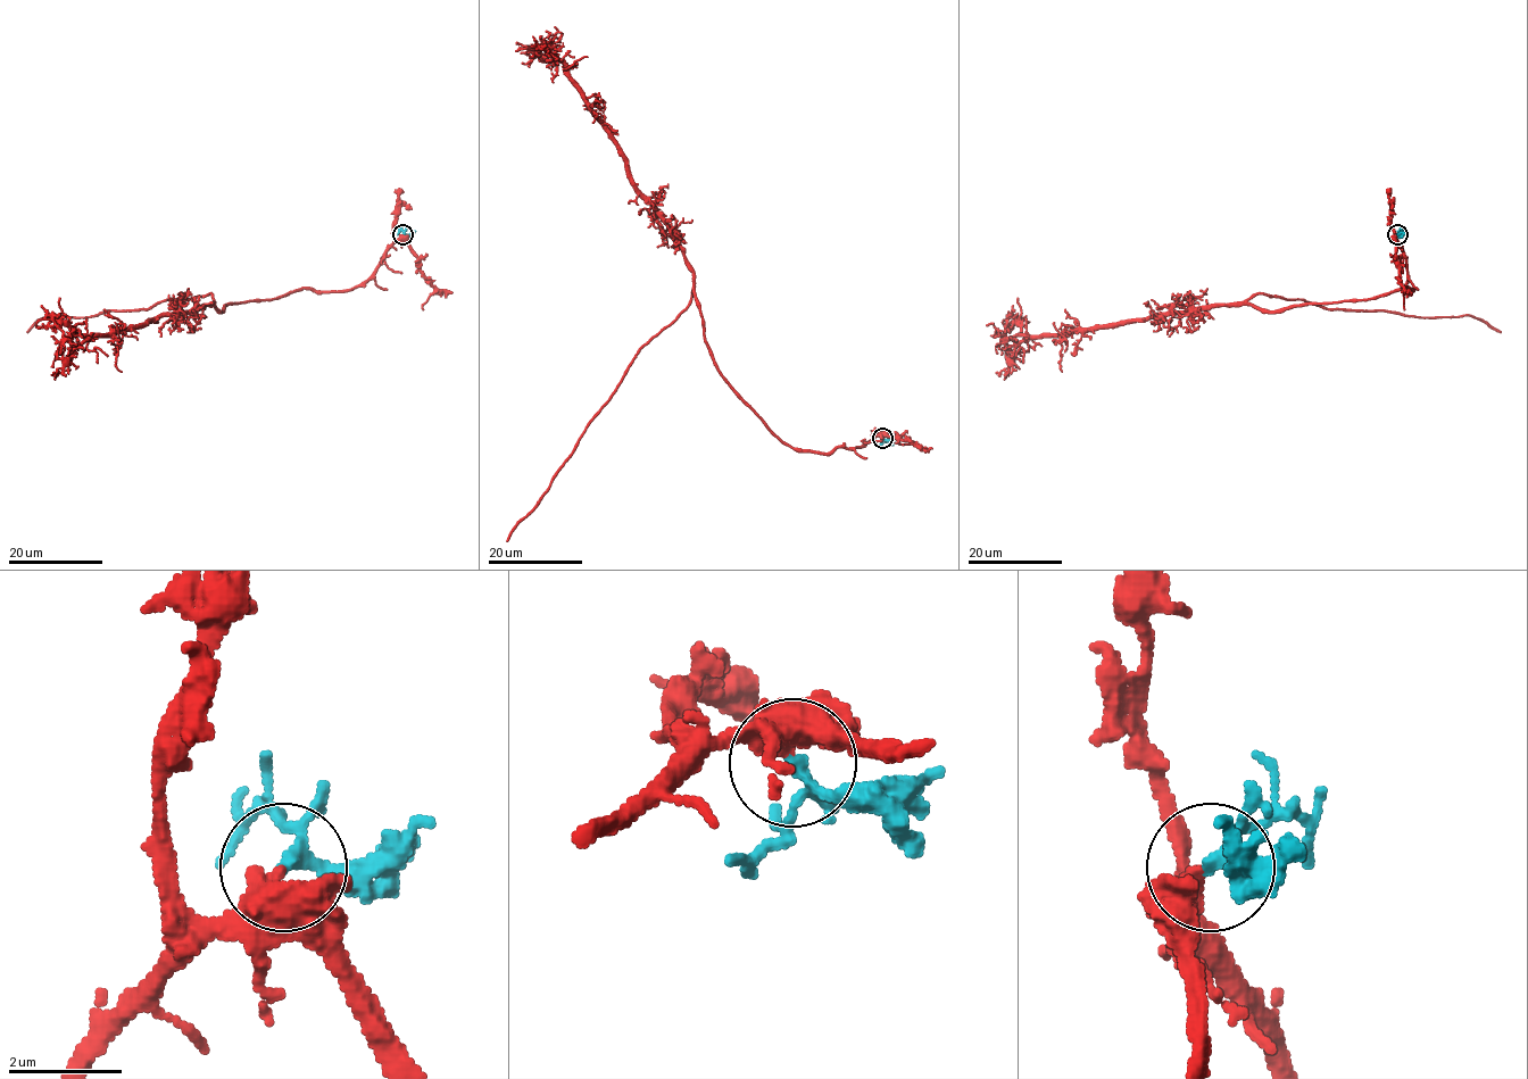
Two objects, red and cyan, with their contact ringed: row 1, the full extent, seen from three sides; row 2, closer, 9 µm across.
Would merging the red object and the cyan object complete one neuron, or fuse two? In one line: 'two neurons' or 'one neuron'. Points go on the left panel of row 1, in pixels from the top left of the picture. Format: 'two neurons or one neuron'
one neuron

